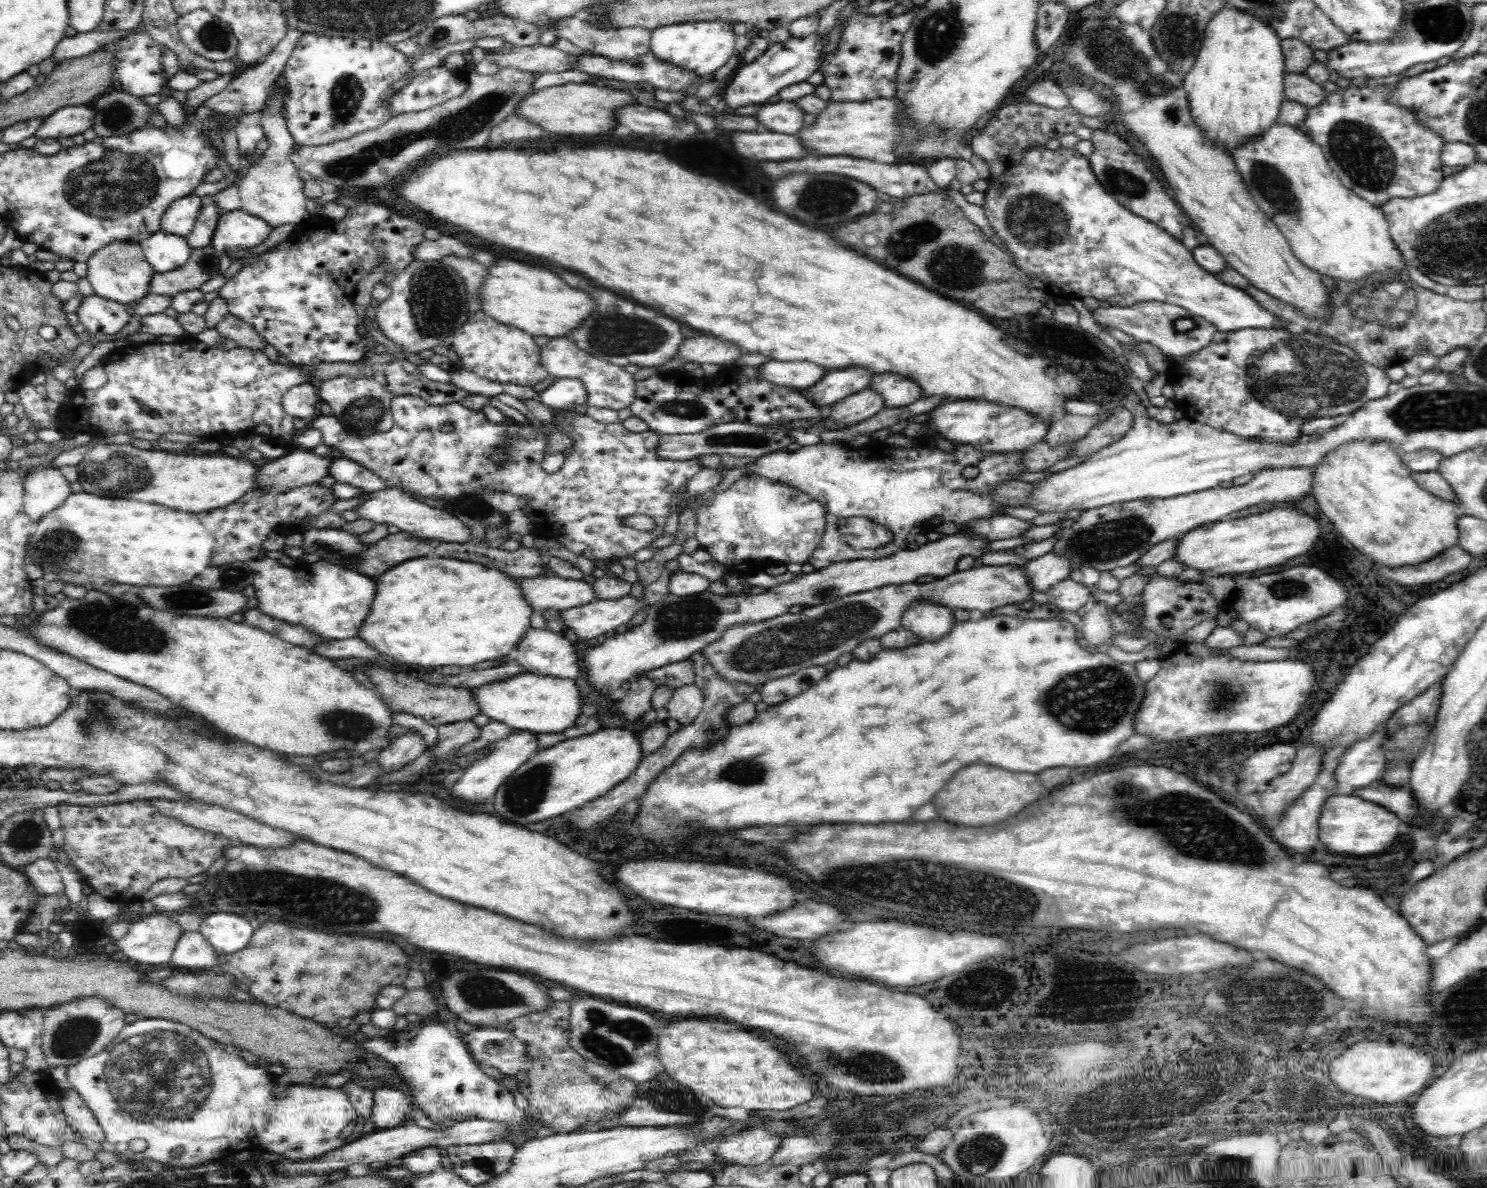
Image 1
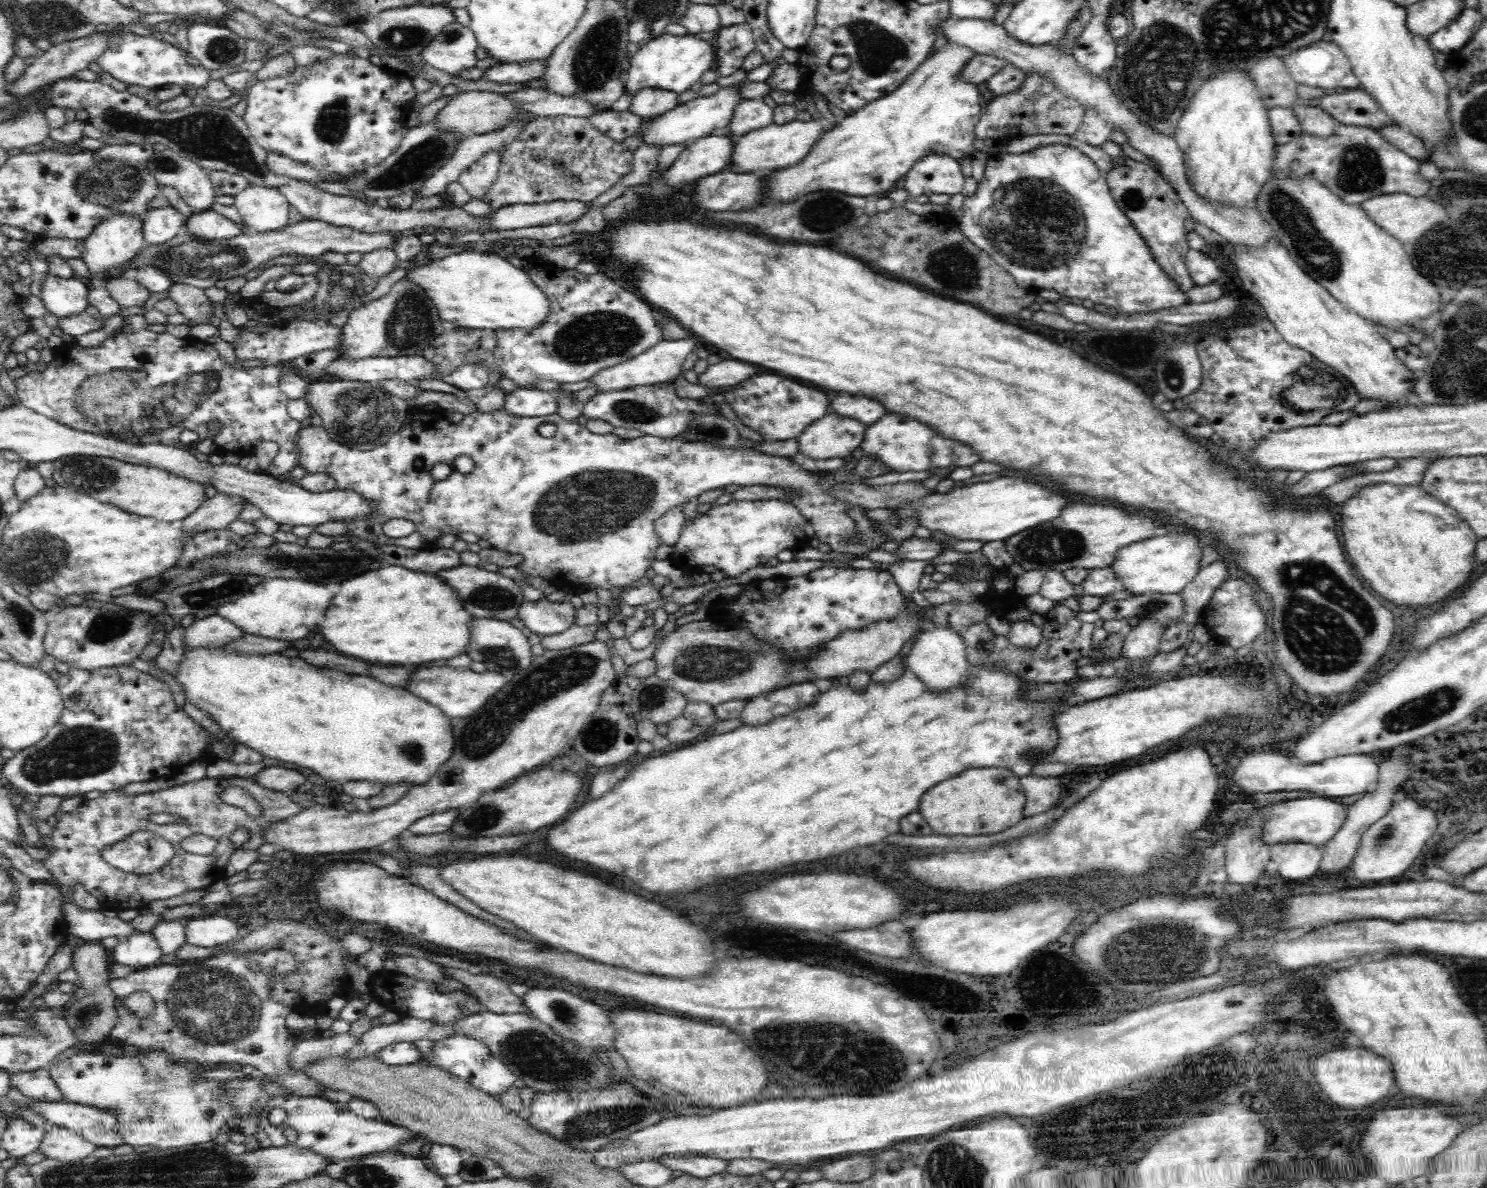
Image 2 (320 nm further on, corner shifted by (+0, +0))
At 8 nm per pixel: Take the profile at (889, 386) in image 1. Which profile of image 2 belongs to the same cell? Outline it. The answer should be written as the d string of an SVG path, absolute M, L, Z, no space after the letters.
M840 396L832 398L828 402L829 412L836 413L840 416L852 418L862 425L871 425L880 417L886 414L886 410L864 396Z

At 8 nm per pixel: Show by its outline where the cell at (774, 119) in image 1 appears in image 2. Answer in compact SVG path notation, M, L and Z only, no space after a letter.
M761 97L742 100L732 110L731 121L722 133L730 135L735 140L742 134L768 126L770 123L772 123L772 109Z

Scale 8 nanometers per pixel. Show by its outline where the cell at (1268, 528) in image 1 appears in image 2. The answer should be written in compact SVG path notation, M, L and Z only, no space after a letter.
M1184 532L1132 542L1126 548L1118 550L1118 556L1108 567L1112 567L1116 579L1122 583L1122 590L1129 592L1130 596L1136 597L1151 592L1178 594L1199 573L1200 556L1202 556L1202 544L1198 542L1198 538L1194 534Z

